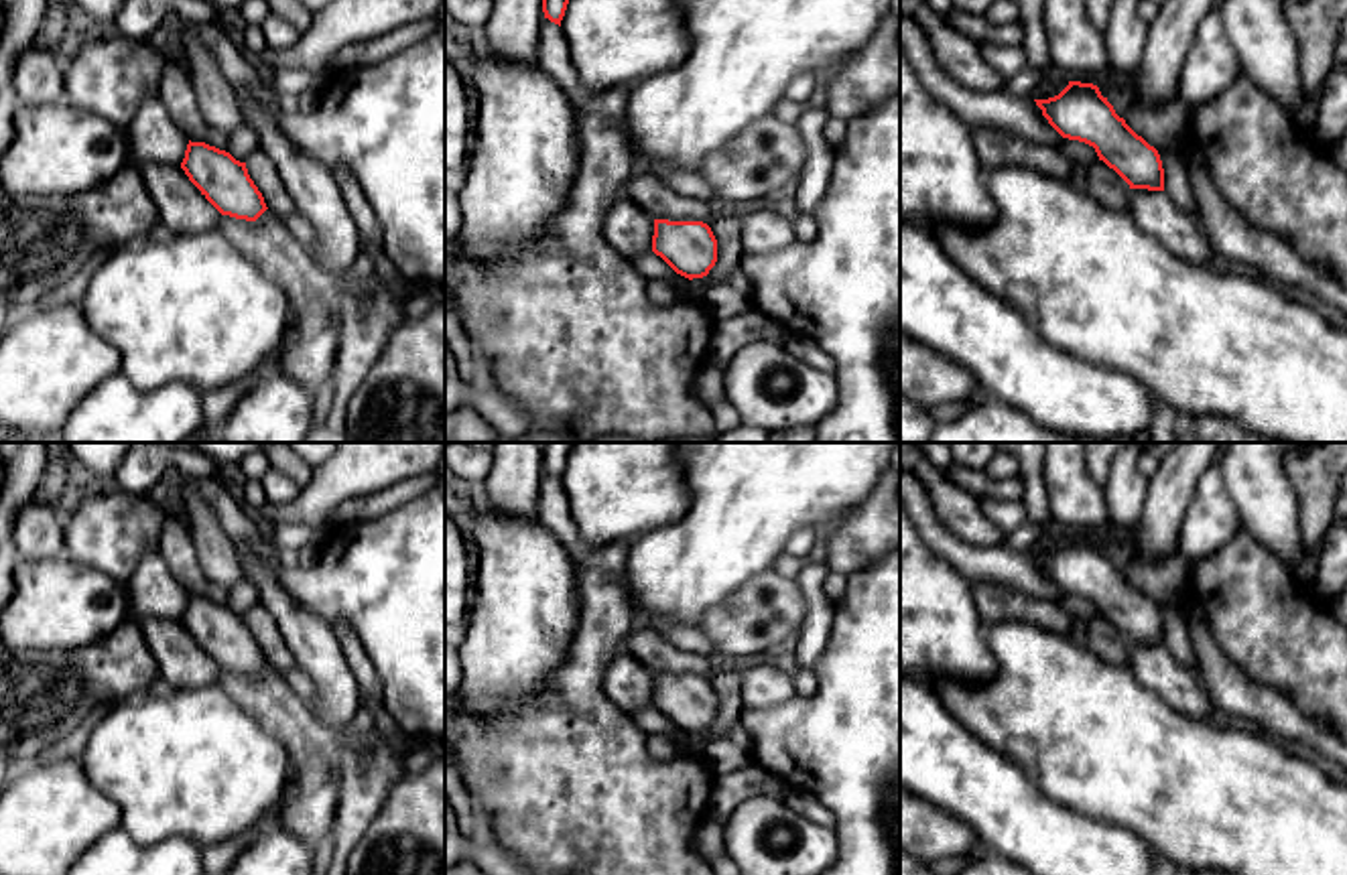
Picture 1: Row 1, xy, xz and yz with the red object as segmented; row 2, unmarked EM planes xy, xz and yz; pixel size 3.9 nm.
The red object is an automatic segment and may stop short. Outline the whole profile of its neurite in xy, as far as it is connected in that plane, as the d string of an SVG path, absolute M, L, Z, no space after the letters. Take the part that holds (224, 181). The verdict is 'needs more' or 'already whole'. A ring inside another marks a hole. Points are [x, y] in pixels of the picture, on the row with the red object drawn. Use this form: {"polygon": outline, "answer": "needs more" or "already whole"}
{"polygon": "M205 142L187 144L179 166L138 162L128 154L173 233L219 229L221 217L256 221L268 207L248 175L246 162Z", "answer": "needs more"}

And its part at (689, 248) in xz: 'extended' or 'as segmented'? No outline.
extended

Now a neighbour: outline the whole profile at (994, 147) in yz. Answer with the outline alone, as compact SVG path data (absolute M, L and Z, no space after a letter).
M991 126L971 128L971 134L985 175L1000 166L1018 164L1046 177L1071 181L1071 160L1052 146Z

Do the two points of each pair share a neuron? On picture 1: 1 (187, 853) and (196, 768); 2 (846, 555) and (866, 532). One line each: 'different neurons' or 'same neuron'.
1: different neurons
2: same neuron

